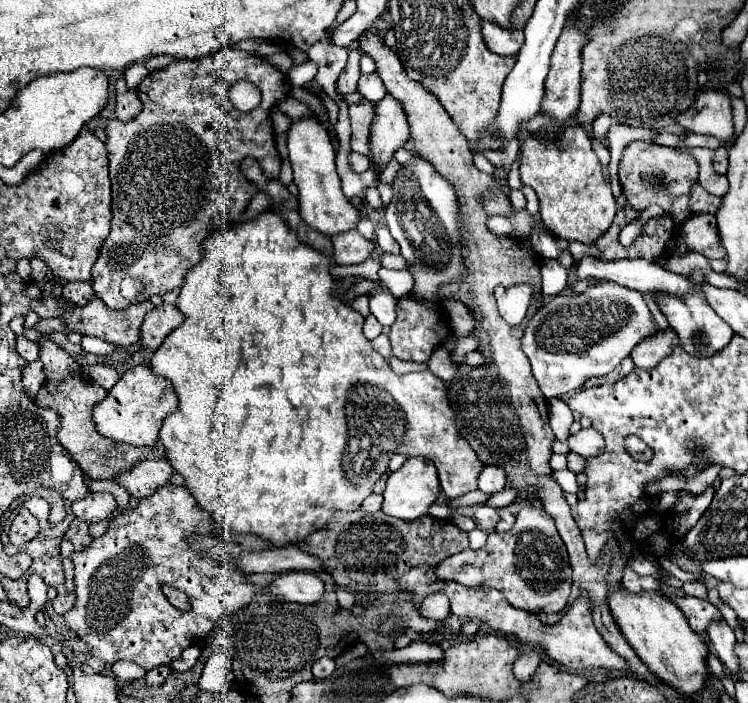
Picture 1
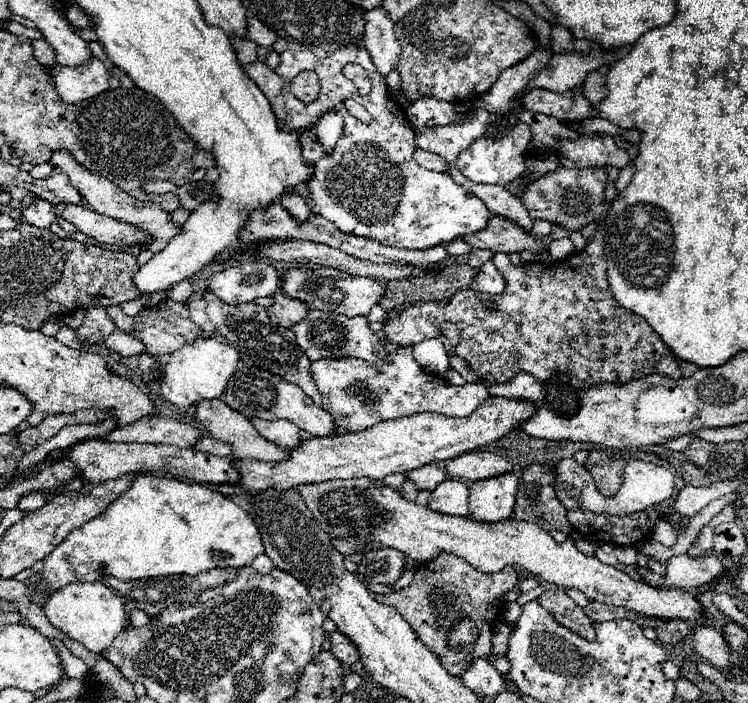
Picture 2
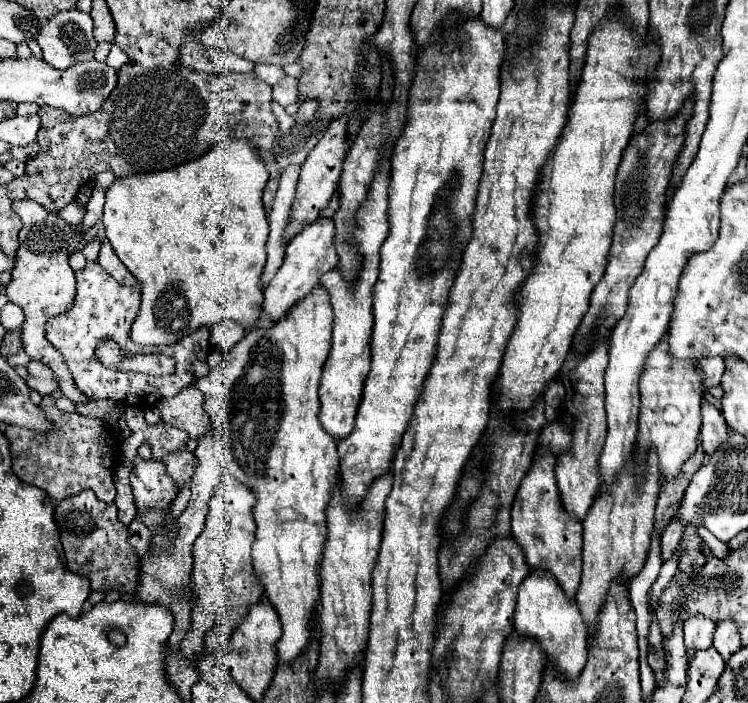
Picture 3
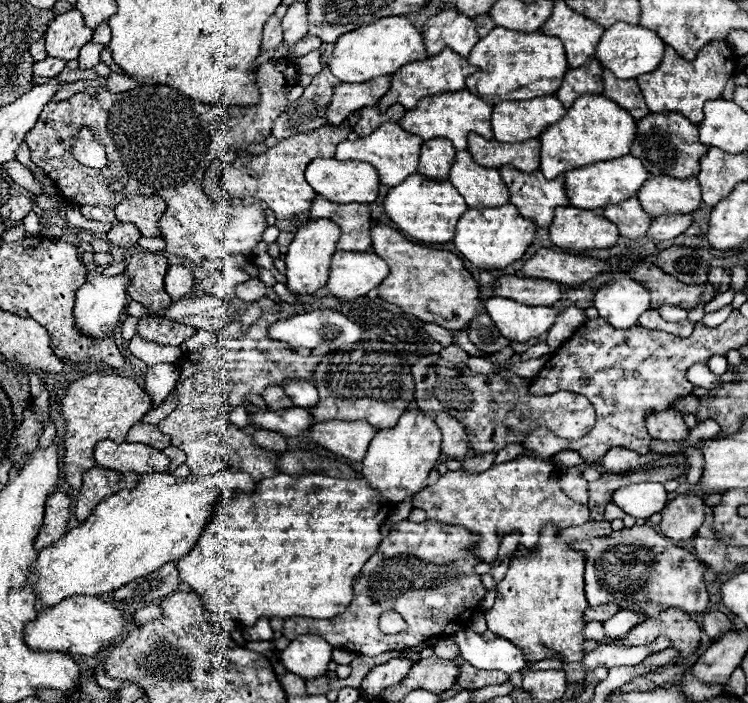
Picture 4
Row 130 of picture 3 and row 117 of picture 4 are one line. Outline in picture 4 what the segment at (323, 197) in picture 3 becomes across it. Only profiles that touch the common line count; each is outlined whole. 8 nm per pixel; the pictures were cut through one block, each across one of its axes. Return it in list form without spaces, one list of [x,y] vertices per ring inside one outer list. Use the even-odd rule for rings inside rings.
[[[380,76],[360,84],[338,84],[326,108],[328,124],[342,124],[348,114],[364,106],[374,106],[390,90],[390,76]]]

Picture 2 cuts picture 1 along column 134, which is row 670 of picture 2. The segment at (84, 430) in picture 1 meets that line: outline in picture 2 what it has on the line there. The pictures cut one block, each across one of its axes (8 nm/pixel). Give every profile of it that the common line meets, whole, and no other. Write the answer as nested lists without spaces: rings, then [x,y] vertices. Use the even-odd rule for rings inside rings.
[[[440,552],[434,560],[428,560],[416,568],[414,582],[406,590],[396,594],[374,594],[374,600],[394,606],[404,616],[404,620],[414,628],[418,638],[430,648],[430,652],[434,652],[438,660],[442,660],[446,672],[460,676],[458,672],[464,672],[472,660],[490,654],[492,628],[494,622],[502,616],[502,604],[494,602],[498,602],[506,590],[514,590],[516,586],[518,586],[518,572],[514,570],[514,566],[506,566],[496,574],[486,574],[478,572],[466,560],[454,554]],[[464,616],[476,622],[480,636],[474,644],[470,644],[470,648],[452,650],[448,646],[448,634],[452,626],[456,626],[458,620],[462,620]]]

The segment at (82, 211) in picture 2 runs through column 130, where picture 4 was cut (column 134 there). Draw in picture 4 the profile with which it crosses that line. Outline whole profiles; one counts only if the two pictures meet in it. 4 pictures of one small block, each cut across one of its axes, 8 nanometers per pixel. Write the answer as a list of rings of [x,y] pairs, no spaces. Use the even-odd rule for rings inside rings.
[[[118,222],[118,224],[106,234],[106,240],[108,240],[110,244],[120,246],[120,248],[136,246],[138,238],[140,238],[140,230],[138,230],[134,224],[130,224],[130,222],[126,222],[126,224]]]

